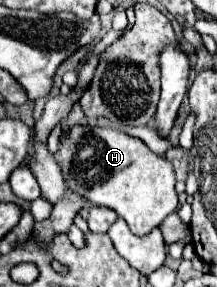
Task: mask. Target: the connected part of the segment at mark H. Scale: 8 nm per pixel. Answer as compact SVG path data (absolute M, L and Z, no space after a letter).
M72 127L58 147L58 163L66 185L92 205L114 209L138 237L156 229L178 207L172 163L152 153L146 143L112 127Z

